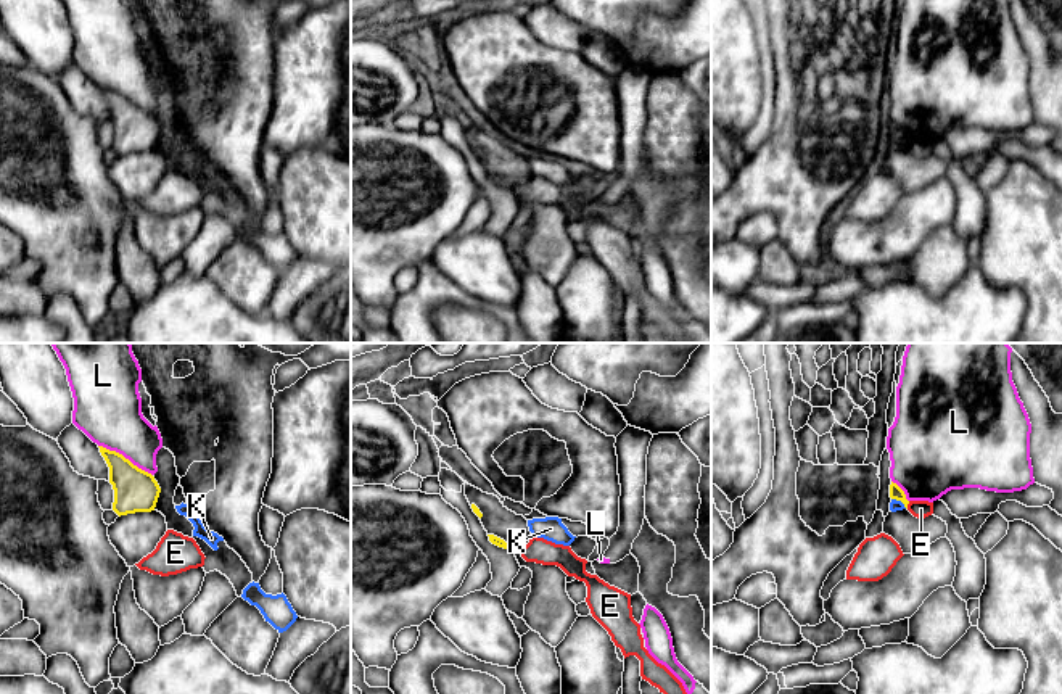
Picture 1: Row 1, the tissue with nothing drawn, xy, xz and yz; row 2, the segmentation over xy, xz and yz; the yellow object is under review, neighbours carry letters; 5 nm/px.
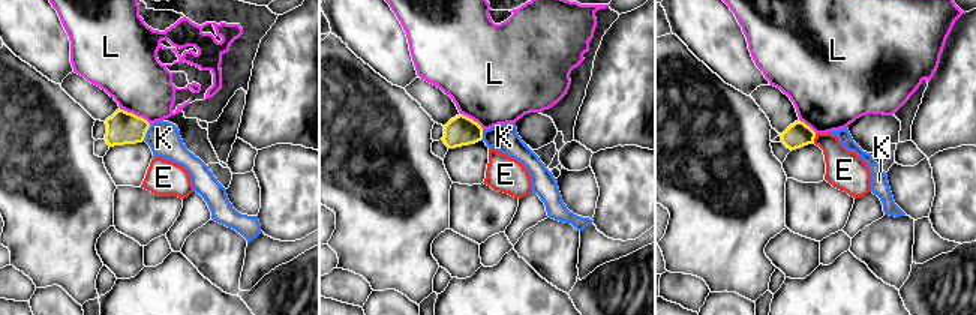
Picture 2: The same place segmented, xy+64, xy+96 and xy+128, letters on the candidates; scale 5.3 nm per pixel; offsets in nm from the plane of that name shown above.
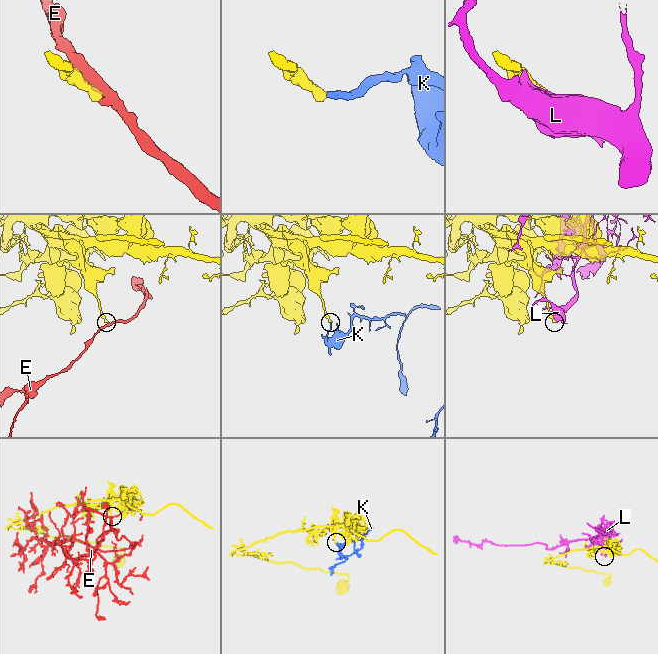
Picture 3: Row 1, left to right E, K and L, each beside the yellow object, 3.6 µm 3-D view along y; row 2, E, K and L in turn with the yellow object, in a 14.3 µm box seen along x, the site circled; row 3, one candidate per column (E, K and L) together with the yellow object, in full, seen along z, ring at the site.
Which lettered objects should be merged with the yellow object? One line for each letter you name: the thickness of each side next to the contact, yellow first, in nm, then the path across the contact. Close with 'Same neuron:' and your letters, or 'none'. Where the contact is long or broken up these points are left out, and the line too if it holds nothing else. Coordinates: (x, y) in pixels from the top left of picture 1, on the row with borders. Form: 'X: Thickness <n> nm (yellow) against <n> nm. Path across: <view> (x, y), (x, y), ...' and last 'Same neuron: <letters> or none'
Same neuron: none

